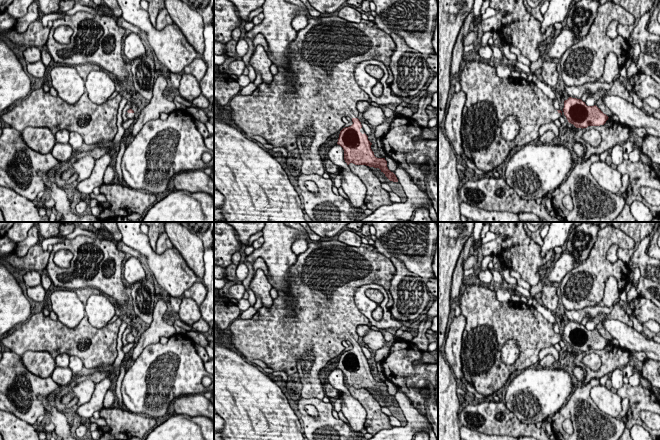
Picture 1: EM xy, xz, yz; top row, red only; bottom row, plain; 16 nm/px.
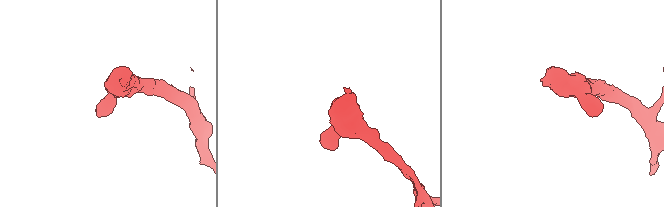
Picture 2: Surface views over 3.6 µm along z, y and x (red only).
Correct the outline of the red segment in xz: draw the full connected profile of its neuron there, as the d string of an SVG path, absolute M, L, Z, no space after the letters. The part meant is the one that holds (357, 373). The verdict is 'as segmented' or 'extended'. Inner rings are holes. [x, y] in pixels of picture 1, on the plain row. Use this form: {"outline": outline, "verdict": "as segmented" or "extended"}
{"outline": "M330 240L310 242L307 245L307 250L297 256L296 263L288 270L290 277L288 292L278 291L278 297L273 300L272 306L269 309L262 306L251 319L238 318L232 322L229 326L231 344L245 359L249 361L261 360L267 365L267 368L273 369L274 372L282 371L287 375L294 374L297 372L297 362L299 361L304 374L304 377L300 379L303 385L301 397L307 399L322 400L325 397L319 374L329 360L339 355L337 368L344 374L344 384L347 389L353 387L379 392L390 405L398 406L396 399L388 393L385 382L377 382L374 379L368 360L360 356L362 349L358 343L360 336L357 333L357 327L368 325L370 322L359 311L354 301L355 291L360 286L378 284L388 293L387 307L390 309L393 305L393 298L389 289L390 282L396 273L395 266L389 258L386 258L374 245L370 244L362 243L359 247L353 247L338 240ZM343 341L350 341L353 348L345 351L342 345Z", "verdict": "extended"}

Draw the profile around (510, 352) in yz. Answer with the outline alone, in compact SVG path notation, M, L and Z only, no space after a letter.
M515 339L507 340L501 349L501 360L507 365L515 363L519 357L519 348Z

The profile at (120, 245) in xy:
M116 240L115 245L116 245L117 249L123 253L130 254L131 256L136 257L136 258L139 258L142 256L138 251L136 251L136 250L132 249L131 247L128 247L127 245L125 245L122 242L122 240Z

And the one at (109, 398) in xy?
M108 390L103 401L103 408L109 409L114 403L116 396L114 390Z

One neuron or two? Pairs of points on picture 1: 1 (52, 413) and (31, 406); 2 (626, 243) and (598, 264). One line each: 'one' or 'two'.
1: two
2: one

